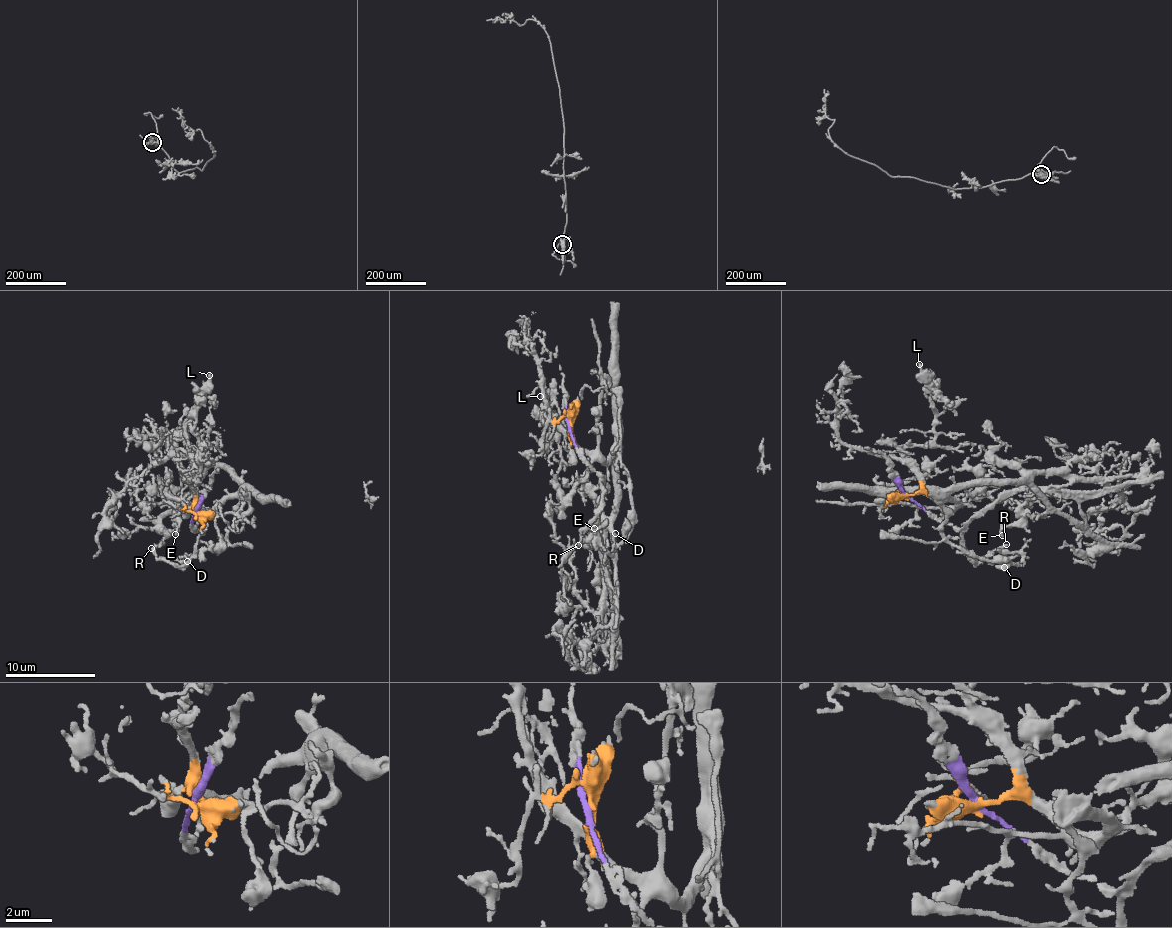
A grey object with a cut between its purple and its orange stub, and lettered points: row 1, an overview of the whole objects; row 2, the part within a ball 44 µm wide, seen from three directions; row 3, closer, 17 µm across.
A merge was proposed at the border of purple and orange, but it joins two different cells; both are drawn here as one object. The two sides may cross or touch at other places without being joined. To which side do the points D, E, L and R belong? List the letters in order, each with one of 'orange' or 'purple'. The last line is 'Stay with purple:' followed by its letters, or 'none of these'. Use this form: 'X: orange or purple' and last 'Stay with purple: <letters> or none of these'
D: orange
E: orange
L: orange
R: purple
Stay with purple: R

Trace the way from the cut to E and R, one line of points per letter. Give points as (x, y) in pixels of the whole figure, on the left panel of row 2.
E: (196, 513), (193, 507), (214, 508), (240, 486), (216, 463), (178, 515), (176, 534)
R: (196, 513), (191, 525), (201, 533), (195, 557), (181, 566), (159, 558), (151, 548)

